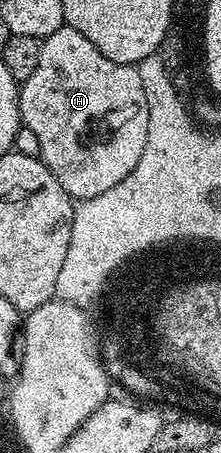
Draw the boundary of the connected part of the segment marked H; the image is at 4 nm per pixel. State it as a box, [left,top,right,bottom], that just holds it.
[19,24,150,202]

